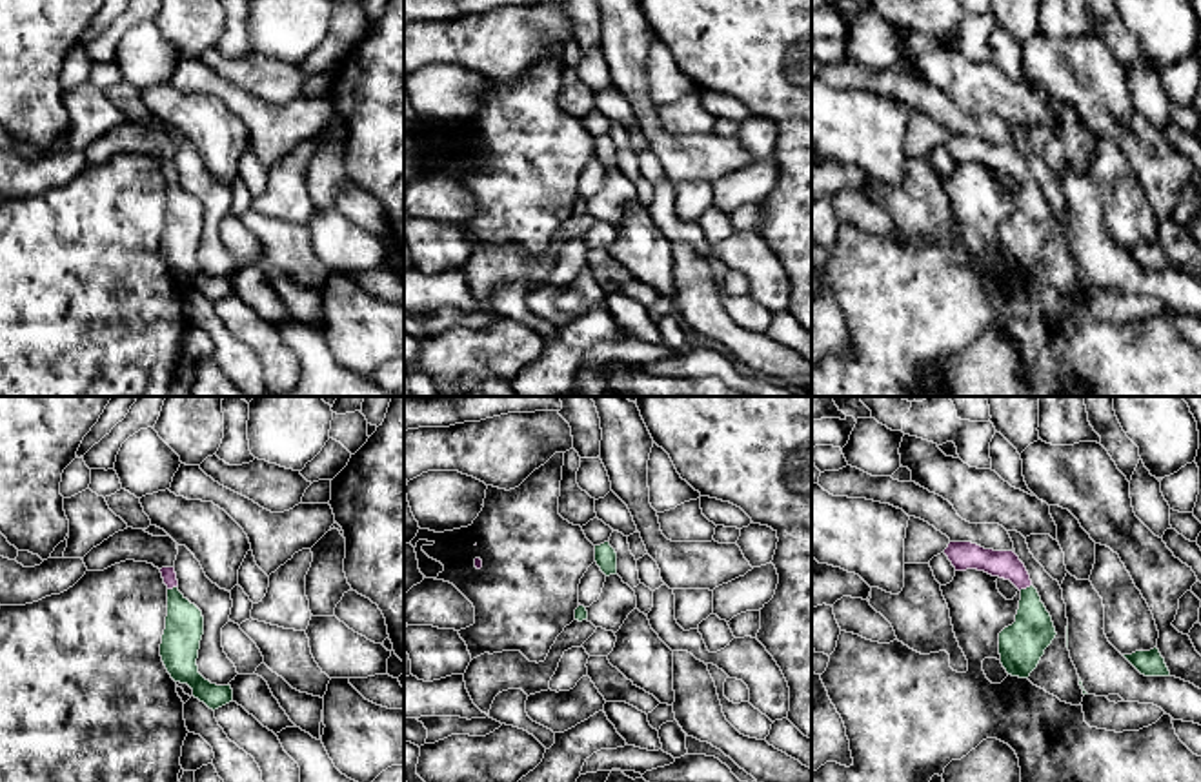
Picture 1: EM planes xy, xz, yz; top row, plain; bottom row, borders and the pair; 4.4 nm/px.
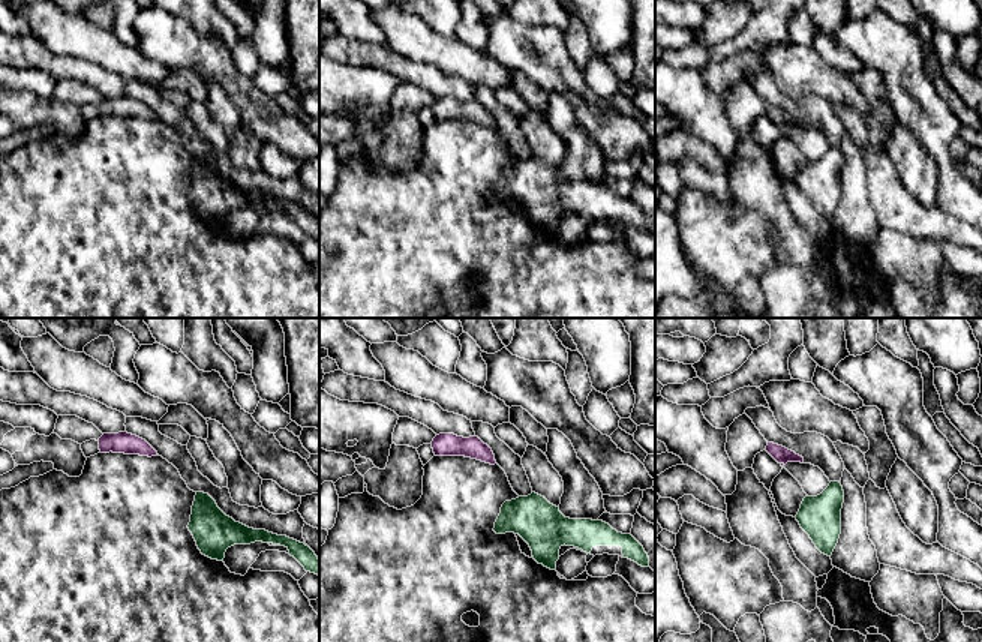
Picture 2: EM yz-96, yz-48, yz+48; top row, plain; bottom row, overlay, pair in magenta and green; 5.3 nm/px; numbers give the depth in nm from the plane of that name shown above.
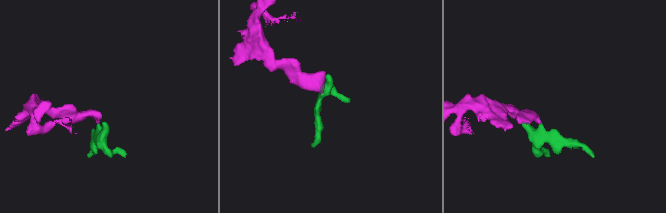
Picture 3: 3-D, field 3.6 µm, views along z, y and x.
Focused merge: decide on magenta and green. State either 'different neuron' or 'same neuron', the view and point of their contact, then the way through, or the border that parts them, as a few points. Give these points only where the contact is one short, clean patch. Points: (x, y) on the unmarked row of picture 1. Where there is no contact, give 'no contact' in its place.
same neuron; contact yz (1025, 180); way yz (1005, 157), (1025, 180), (1029, 230), (1021, 237)

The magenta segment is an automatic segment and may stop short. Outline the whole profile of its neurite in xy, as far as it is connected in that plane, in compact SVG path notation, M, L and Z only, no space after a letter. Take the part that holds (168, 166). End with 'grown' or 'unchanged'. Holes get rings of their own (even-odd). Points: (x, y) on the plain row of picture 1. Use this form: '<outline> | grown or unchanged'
M175 160L160 162L167 178L167 209L160 236L162 255L175 275L187 276L193 289L209 302L218 302L233 293L231 278L217 278L198 266L197 251L204 227L202 204L180 184Z | grown

